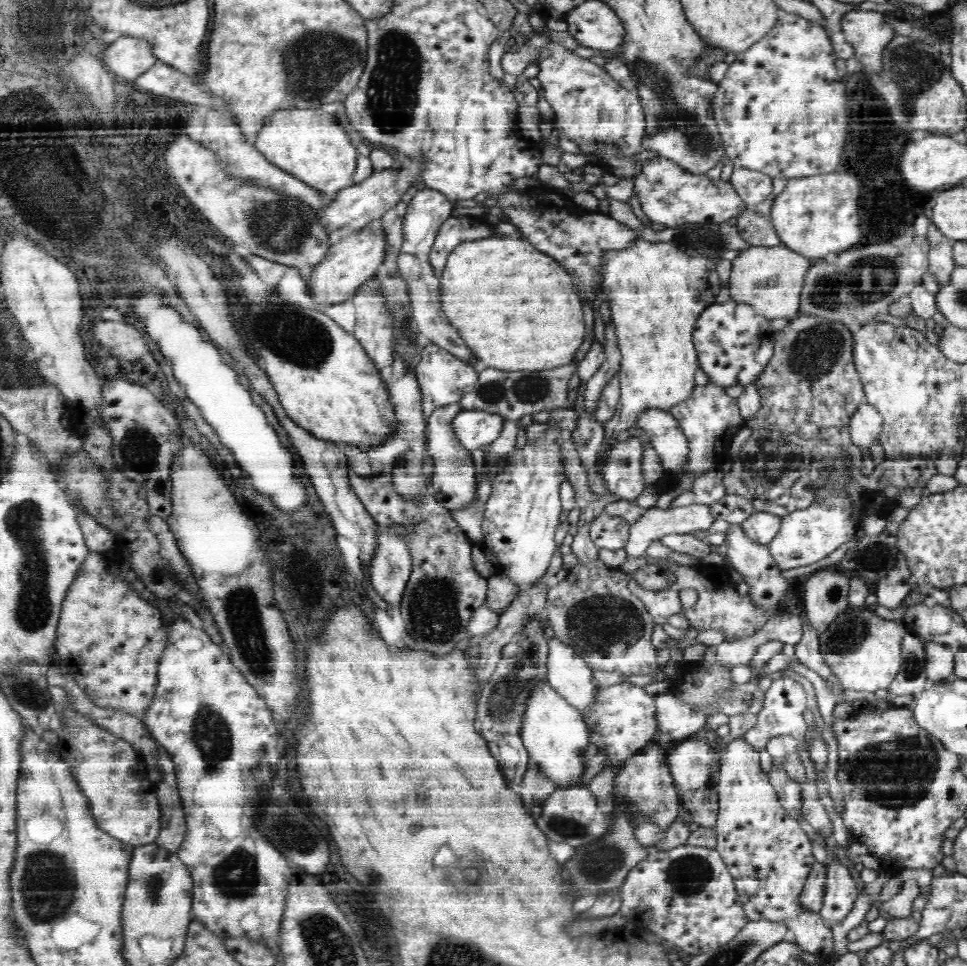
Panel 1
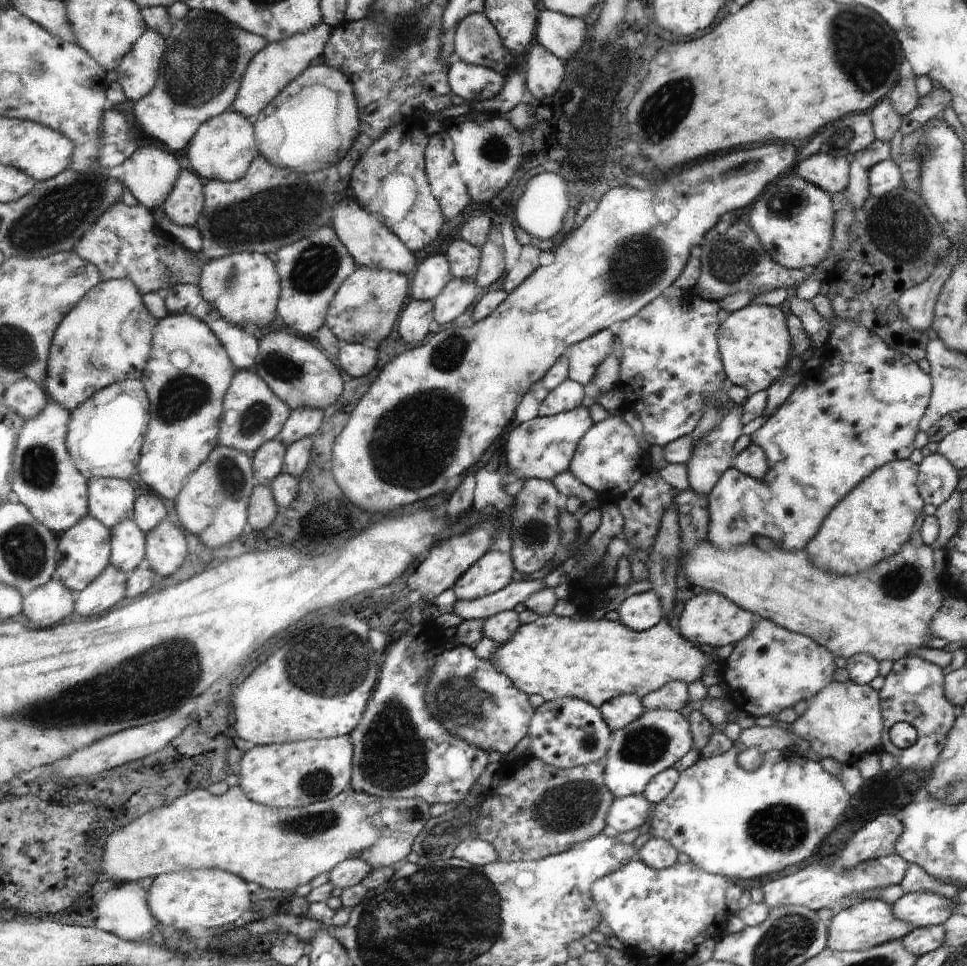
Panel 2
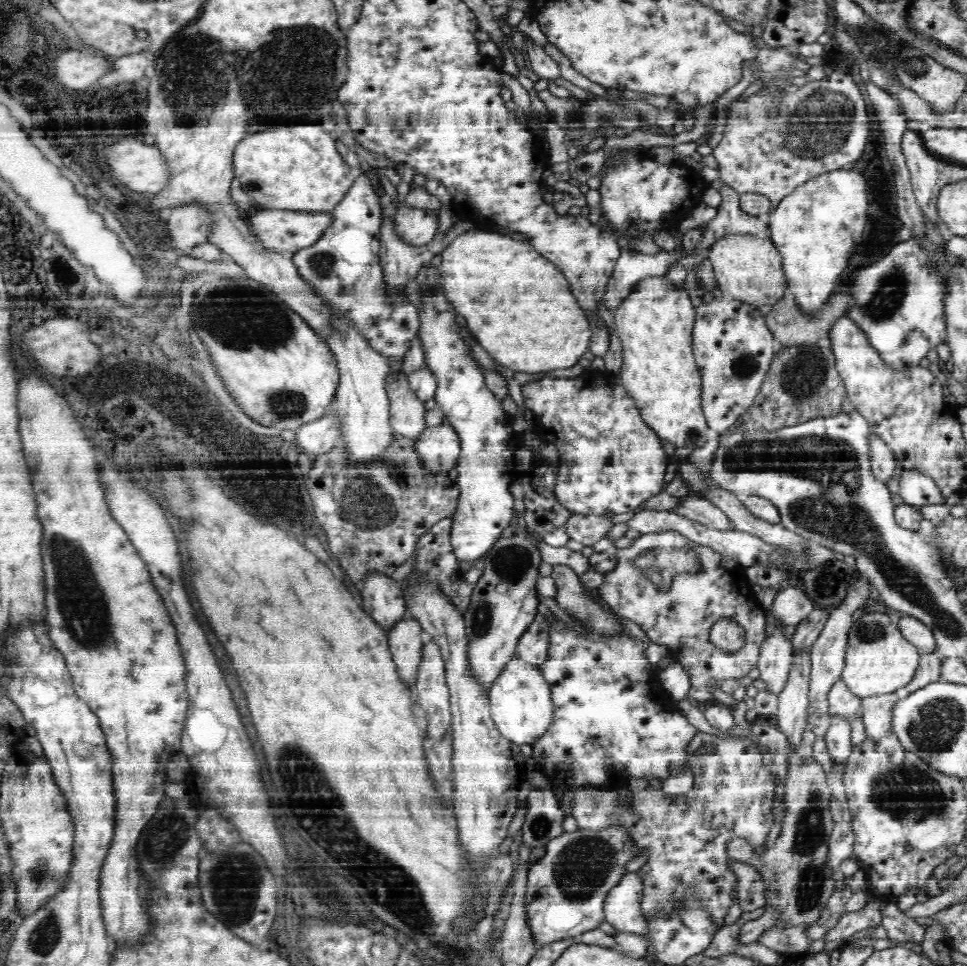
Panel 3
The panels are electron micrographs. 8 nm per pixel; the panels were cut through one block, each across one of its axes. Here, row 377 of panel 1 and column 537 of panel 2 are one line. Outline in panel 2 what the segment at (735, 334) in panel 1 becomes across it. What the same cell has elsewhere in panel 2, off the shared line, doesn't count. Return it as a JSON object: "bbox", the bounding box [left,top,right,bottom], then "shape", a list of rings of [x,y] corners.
{"bbox":[527,698,613,770],"shape":[[[561,698],[543,702],[529,726],[529,748],[527,754],[545,760],[559,770],[571,770],[577,766],[589,766],[605,760],[609,750],[609,736],[613,734],[605,724],[599,708],[579,698]]]}

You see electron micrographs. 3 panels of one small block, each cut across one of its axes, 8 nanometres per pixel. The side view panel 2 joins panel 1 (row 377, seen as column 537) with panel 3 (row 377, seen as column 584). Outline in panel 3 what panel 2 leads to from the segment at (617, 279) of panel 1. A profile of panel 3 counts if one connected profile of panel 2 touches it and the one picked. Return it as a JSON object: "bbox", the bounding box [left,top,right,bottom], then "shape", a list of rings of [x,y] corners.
{"bbox":[616,276,714,448],"shape":[[[652,276],[638,284],[634,290],[616,310],[616,332],[622,342],[622,370],[620,370],[620,384],[628,390],[628,394],[636,400],[640,410],[642,422],[650,426],[662,442],[674,448],[702,448],[714,434],[704,416],[704,402],[702,402],[702,378],[694,360],[694,322],[696,310],[688,298],[688,292],[676,290],[668,278]]]}

